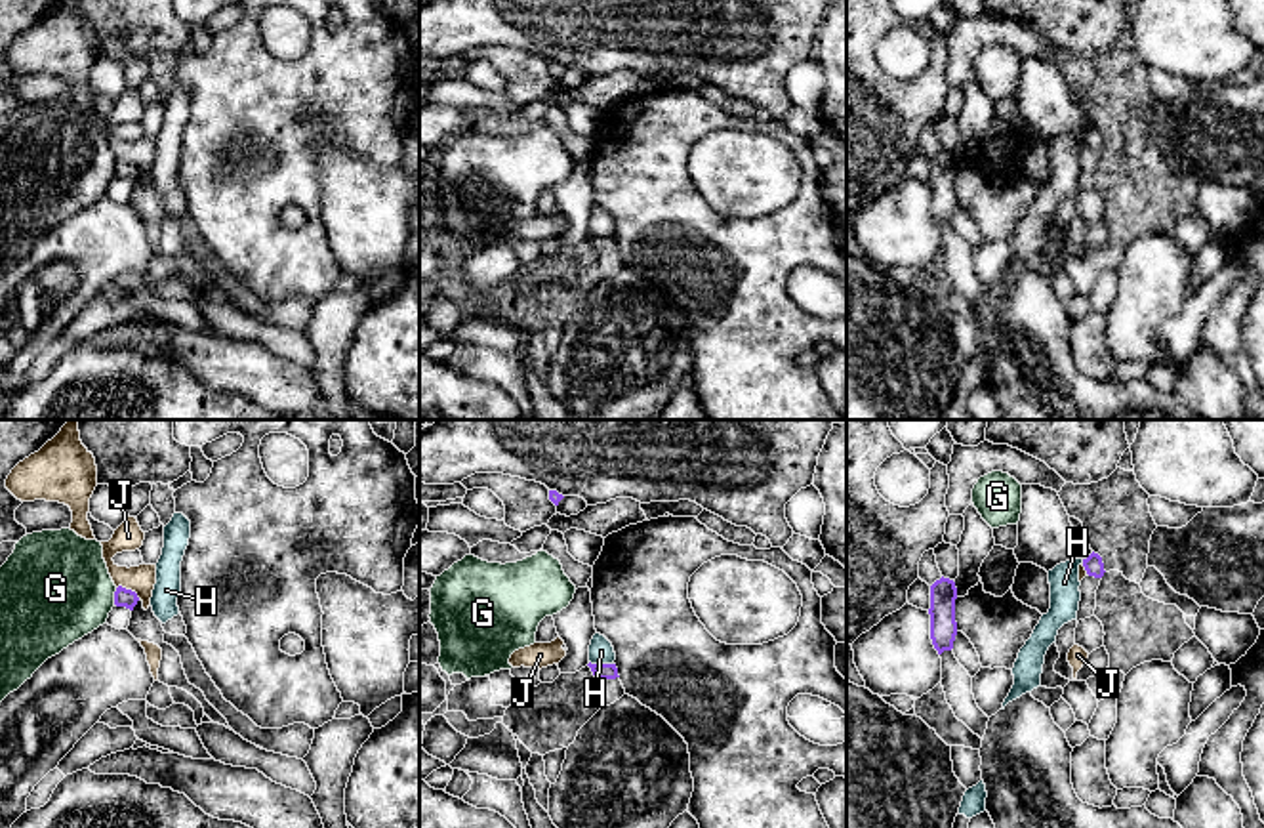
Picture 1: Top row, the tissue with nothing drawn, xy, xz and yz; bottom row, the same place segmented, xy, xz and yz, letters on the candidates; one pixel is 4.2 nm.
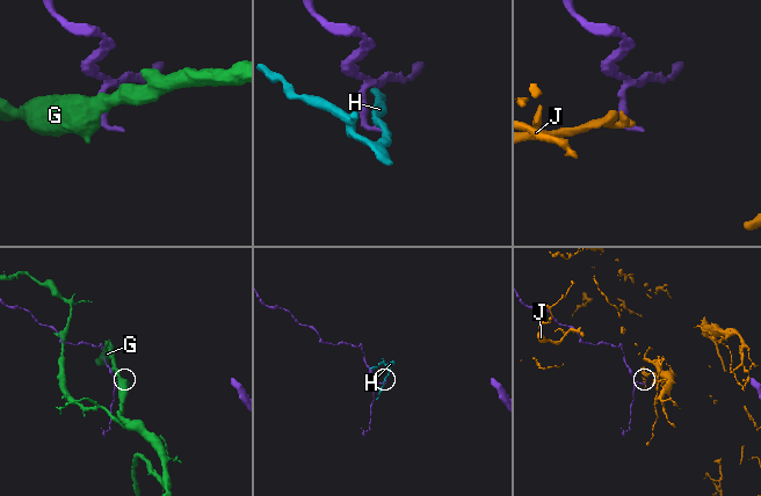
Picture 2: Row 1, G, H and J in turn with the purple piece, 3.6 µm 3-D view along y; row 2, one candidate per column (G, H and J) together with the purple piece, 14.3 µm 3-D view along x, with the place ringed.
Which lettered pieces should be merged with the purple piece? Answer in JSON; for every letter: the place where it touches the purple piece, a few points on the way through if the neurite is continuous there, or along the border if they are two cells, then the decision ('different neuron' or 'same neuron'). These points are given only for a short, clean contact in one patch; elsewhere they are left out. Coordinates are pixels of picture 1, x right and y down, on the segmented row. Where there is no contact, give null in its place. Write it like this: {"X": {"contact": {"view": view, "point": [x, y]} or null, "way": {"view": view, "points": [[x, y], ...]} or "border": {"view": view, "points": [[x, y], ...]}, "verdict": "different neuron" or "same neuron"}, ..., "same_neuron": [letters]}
{"G": {"contact": {"view": "xy", "point": [115, 596]}, "border": {"view": "xy", "points": [[117, 588], [113, 603]]}, "verdict": "different neuron"}, "H": {"contact": {"view": "xz", "point": [601, 664]}, "border": {"view": "xz", "points": [[590, 661], [612, 664]]}, "verdict": "different neuron"}, "J": {"contact": {"view": "xy", "point": [128, 590]}, "border": {"view": "xy", "points": [[117, 586], [130, 588], [140, 598]]}, "verdict": "different neuron"}, "same_neuron": []}

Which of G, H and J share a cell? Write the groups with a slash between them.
G / H / J

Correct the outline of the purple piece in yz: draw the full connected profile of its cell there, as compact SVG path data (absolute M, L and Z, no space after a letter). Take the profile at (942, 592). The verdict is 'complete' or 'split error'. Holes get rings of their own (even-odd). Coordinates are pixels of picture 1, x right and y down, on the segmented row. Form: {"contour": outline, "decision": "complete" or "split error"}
{"contour": "M940 578L930 586L930 639L938 654L953 649L957 635L955 622L957 588L949 578Z", "decision": "complete"}

